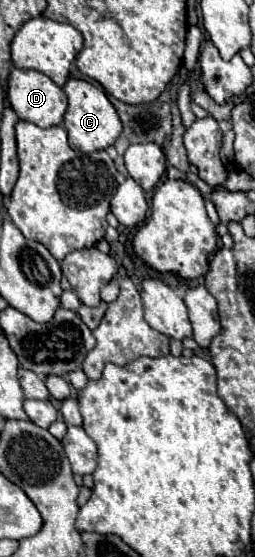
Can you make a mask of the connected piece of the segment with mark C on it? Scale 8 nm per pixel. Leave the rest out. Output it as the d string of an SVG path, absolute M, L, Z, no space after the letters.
M68 79L64 85L64 93L68 97L68 109L64 113L64 129L68 131L70 147L82 153L92 153L114 145L114 141L122 133L122 123L118 119L114 105L108 101L106 93L84 79Z

